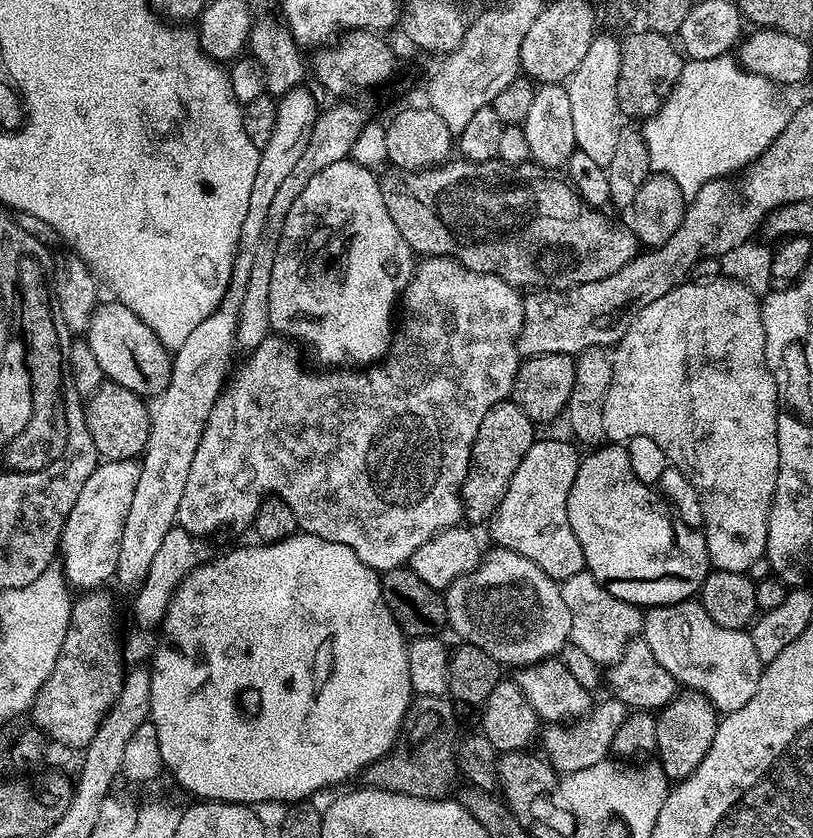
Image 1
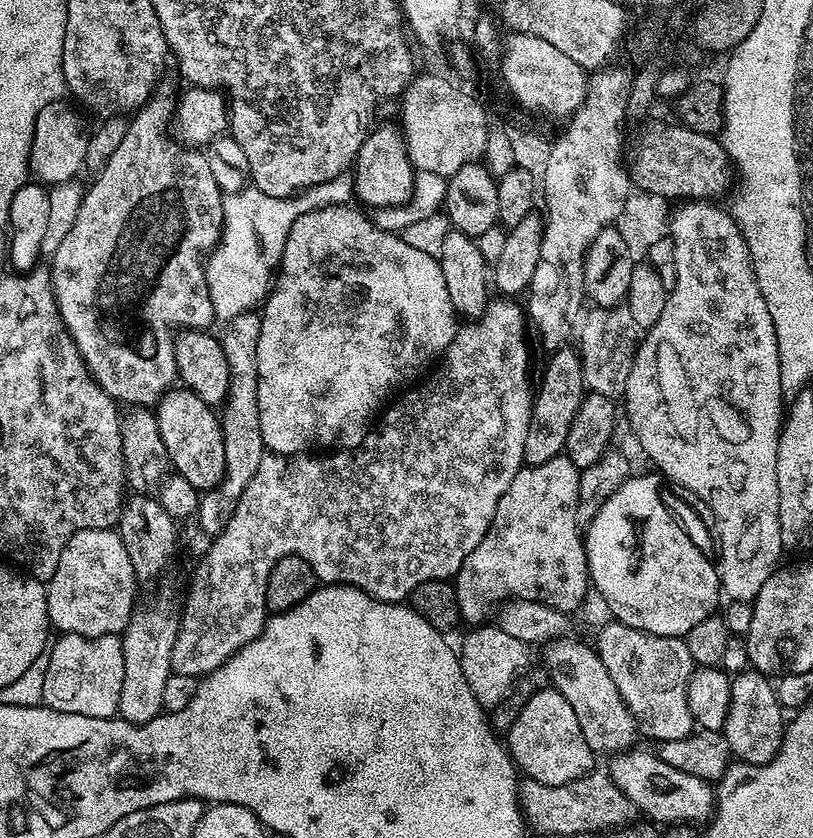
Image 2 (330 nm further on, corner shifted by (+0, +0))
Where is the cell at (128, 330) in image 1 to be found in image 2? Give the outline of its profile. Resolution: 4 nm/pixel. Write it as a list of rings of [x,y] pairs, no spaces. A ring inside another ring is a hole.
[[[176,386],[155,405],[154,415],[162,434],[162,443],[166,445],[167,463],[176,467],[173,468],[175,475],[186,478],[186,482],[210,480],[210,460],[222,458],[222,452],[226,452],[226,446],[222,446],[220,417],[213,405],[202,402],[198,394]]]

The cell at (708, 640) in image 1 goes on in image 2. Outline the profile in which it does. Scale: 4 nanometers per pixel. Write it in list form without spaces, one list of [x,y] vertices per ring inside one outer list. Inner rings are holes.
[[[747,670],[733,675],[731,682],[730,710],[722,734],[732,755],[745,764],[770,762],[778,754],[786,731],[786,712],[780,707],[773,681],[763,672]]]

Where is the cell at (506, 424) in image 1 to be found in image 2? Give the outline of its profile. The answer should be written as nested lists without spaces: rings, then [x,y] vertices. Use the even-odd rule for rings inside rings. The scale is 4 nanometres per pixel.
[[[565,346],[555,349],[544,370],[544,378],[539,380],[532,401],[532,421],[526,430],[524,447],[525,465],[550,462],[550,458],[561,455],[567,449],[570,426],[582,406],[586,389],[584,387],[584,366],[579,351]]]

